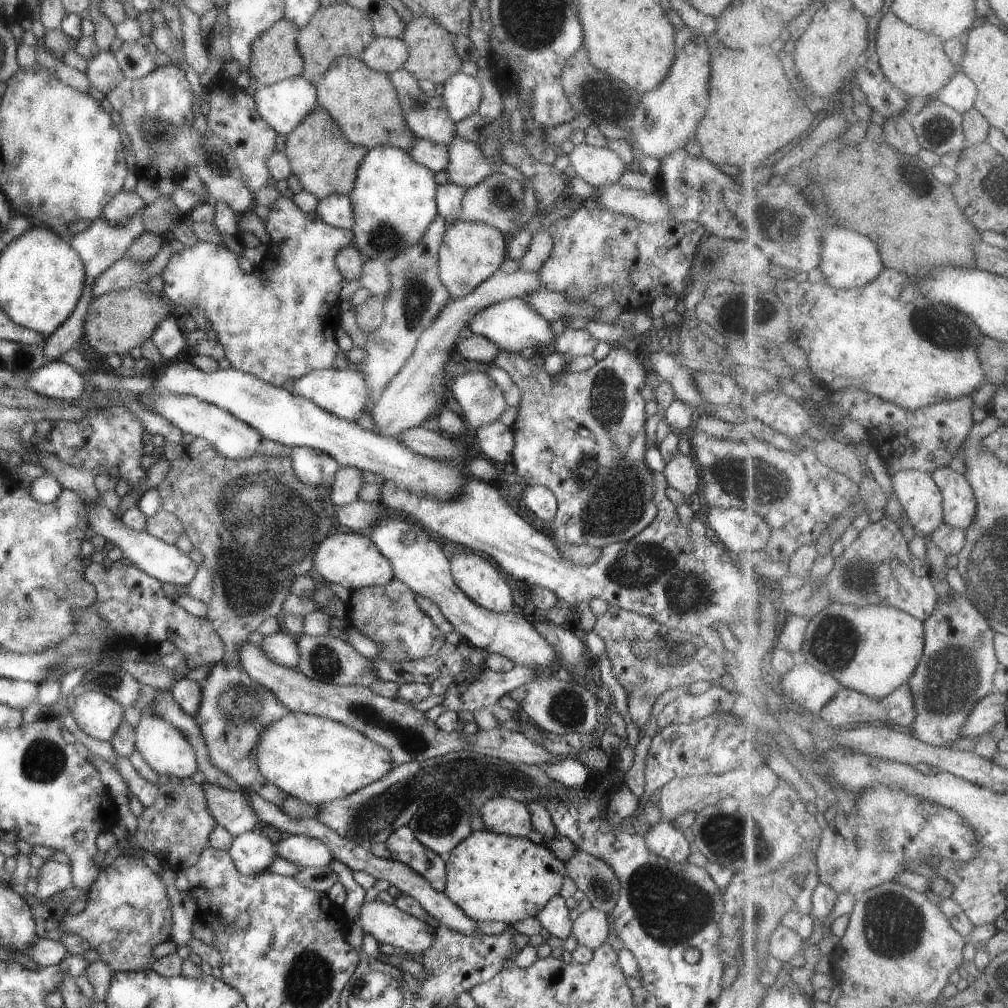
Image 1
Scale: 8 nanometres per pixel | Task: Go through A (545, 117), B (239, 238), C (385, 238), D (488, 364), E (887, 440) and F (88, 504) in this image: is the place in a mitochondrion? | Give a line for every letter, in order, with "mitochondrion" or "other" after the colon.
A: other
B: other
C: mitochondrion
D: other
E: other
F: other

